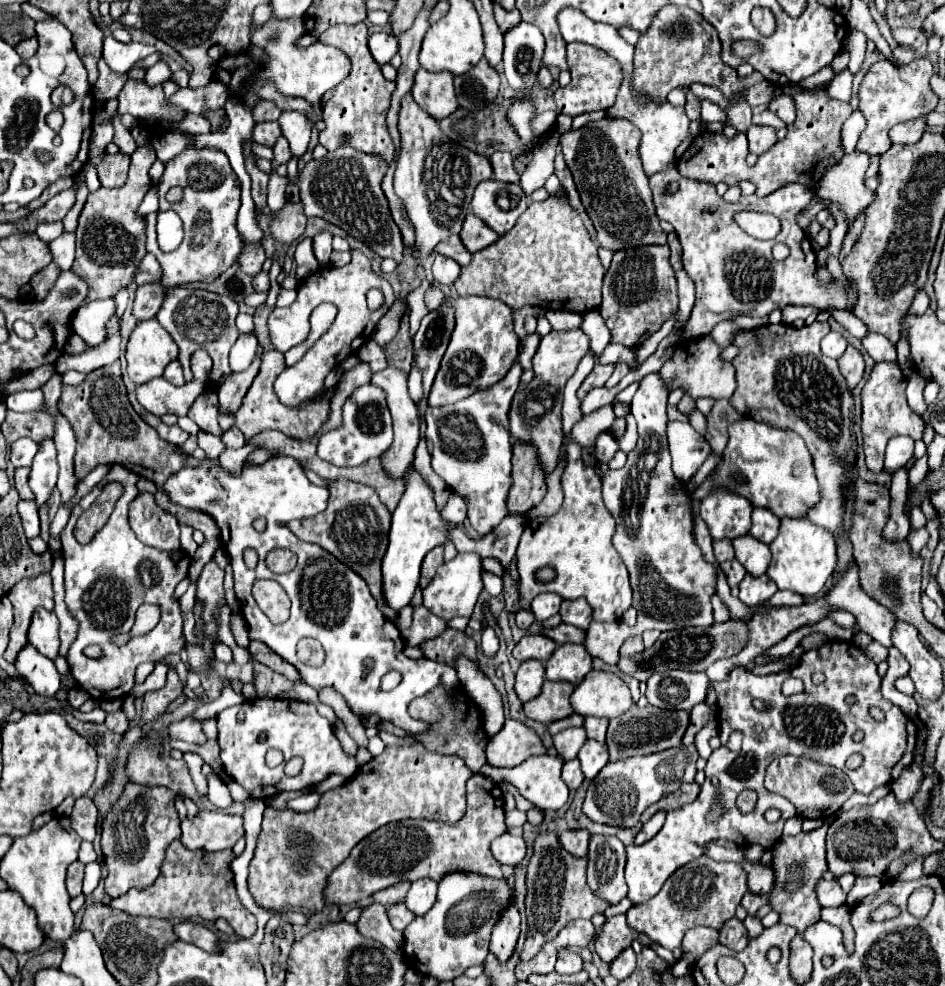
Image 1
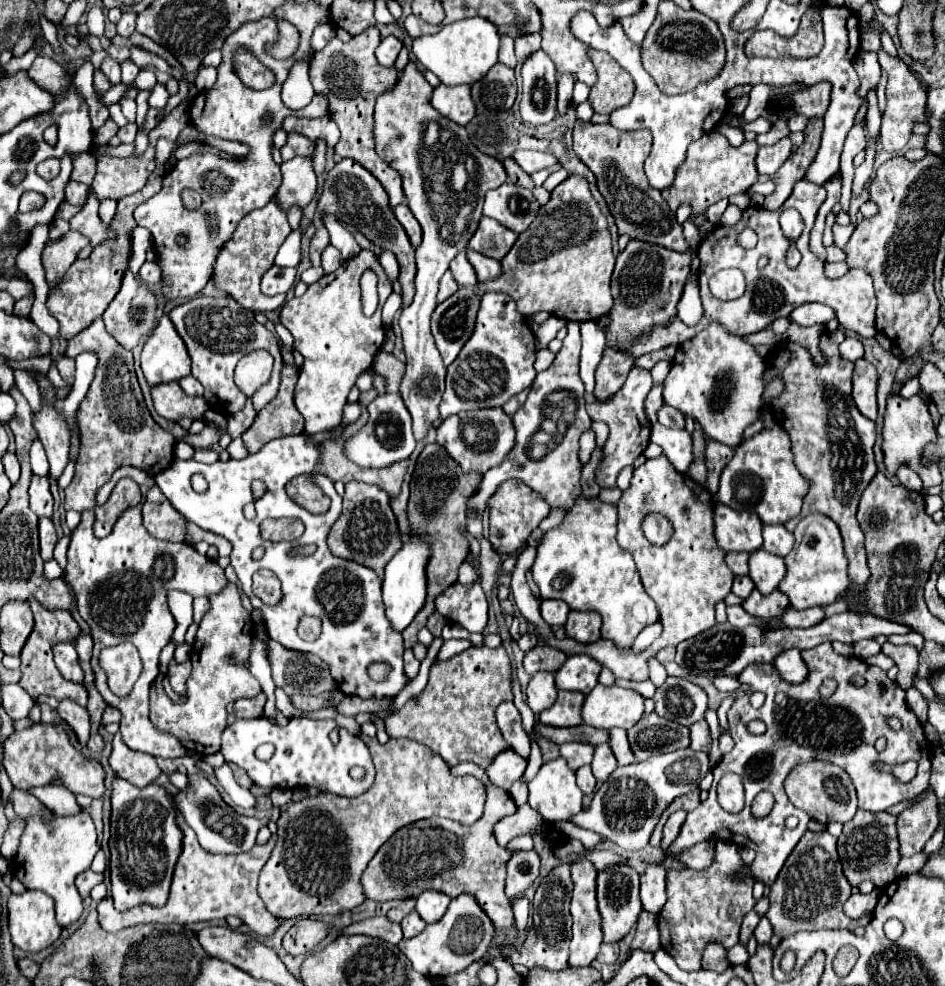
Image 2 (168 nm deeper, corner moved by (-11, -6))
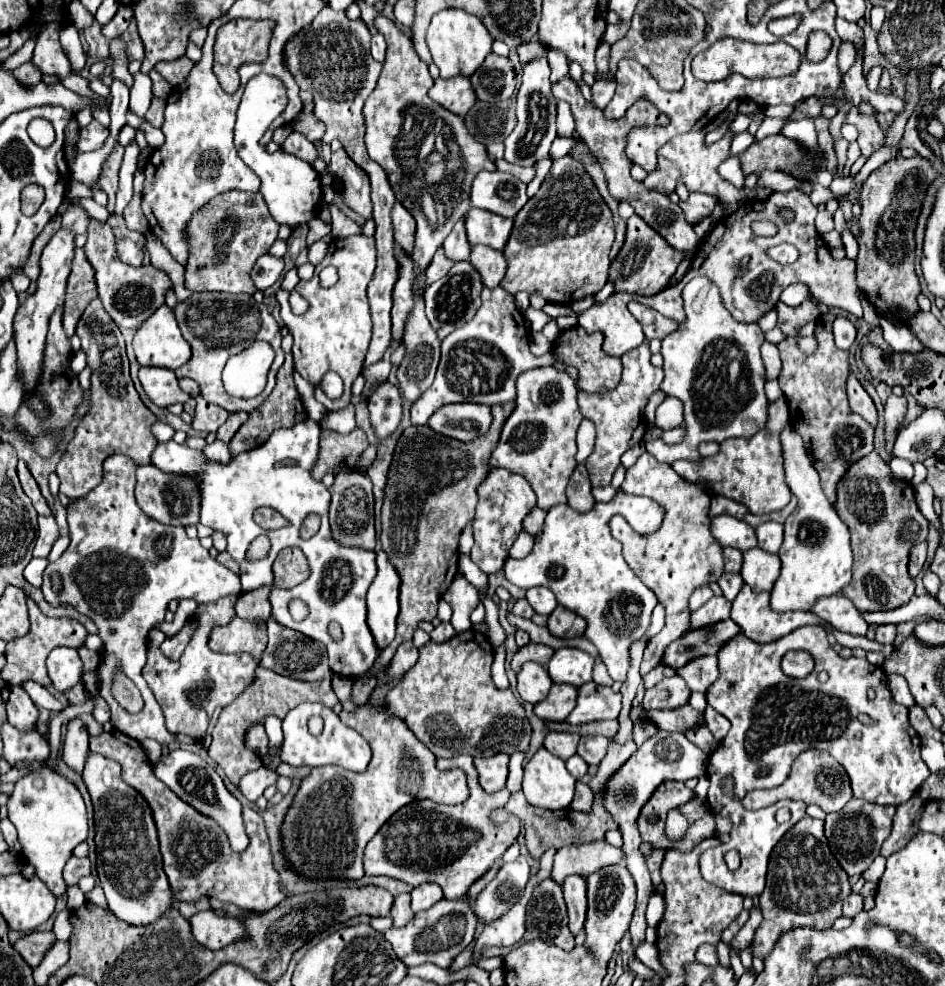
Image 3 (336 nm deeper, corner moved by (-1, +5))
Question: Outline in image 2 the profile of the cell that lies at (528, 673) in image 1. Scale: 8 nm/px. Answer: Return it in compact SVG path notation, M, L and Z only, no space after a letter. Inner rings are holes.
M547 672L533 674L525 692L527 692L527 704L535 714L551 708L557 698L557 686L555 686L553 674L547 674Z

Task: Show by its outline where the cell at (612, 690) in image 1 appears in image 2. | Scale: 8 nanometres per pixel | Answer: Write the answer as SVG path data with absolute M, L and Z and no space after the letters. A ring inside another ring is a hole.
M597 684L583 702L583 722L593 728L625 728L637 724L643 714L643 696L631 688Z

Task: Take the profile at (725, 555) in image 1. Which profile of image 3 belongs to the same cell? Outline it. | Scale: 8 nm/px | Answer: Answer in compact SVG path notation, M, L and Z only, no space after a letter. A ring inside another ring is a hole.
M727 547L727 549L723 551L723 555L725 555L725 571L727 571L727 573L739 573L739 571L741 571L741 565L743 565L743 555L741 555L741 551Z

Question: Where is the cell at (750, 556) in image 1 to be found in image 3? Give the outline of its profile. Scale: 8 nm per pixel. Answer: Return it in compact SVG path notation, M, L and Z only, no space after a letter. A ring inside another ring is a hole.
M759 547L743 553L743 569L741 577L745 585L749 585L755 593L771 591L773 583L779 577L781 561L773 553L765 553Z

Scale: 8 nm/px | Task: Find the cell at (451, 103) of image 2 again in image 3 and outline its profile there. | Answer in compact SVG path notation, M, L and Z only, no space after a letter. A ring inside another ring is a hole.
M453 77L453 79L437 79L429 91L429 97L443 105L447 111L455 115L467 115L467 111L475 105L477 97L471 87L469 77Z

